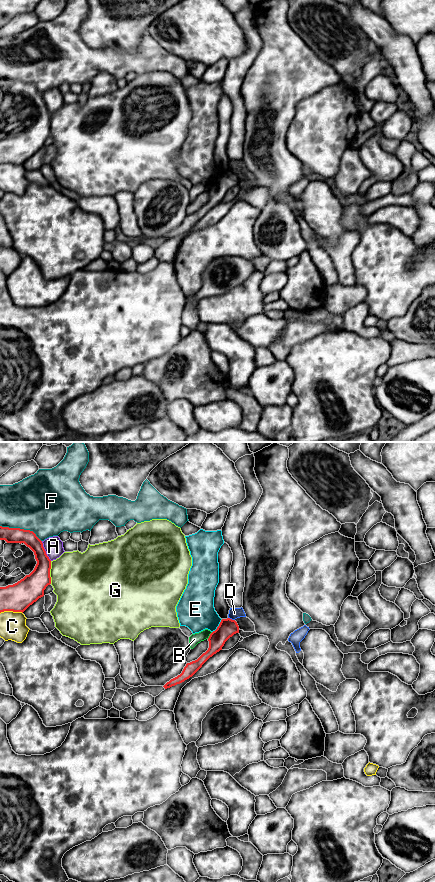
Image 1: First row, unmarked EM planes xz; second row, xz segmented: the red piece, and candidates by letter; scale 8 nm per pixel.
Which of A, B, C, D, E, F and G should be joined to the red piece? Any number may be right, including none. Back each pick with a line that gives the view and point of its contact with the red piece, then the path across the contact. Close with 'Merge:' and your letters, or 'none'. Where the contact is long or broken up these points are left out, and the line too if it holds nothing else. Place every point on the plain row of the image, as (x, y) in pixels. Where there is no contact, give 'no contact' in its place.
Merge: none

